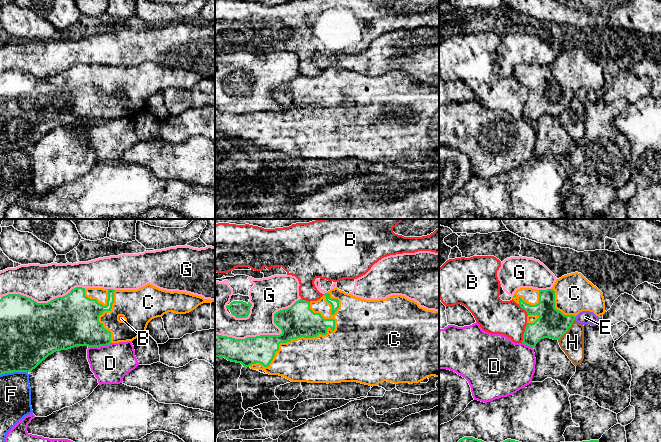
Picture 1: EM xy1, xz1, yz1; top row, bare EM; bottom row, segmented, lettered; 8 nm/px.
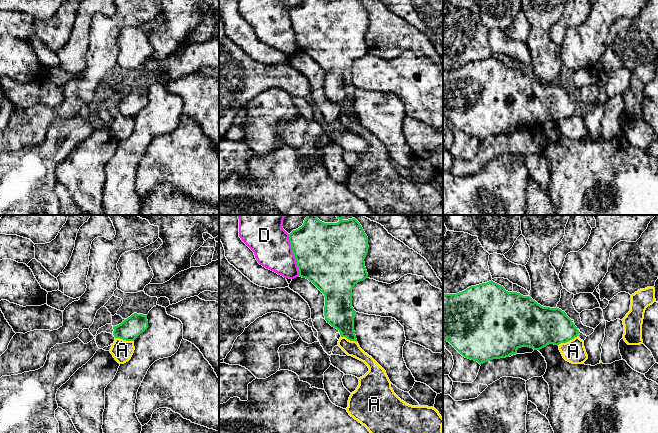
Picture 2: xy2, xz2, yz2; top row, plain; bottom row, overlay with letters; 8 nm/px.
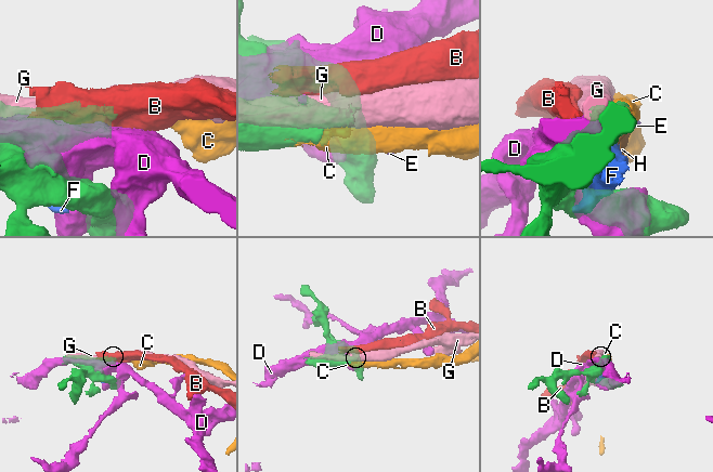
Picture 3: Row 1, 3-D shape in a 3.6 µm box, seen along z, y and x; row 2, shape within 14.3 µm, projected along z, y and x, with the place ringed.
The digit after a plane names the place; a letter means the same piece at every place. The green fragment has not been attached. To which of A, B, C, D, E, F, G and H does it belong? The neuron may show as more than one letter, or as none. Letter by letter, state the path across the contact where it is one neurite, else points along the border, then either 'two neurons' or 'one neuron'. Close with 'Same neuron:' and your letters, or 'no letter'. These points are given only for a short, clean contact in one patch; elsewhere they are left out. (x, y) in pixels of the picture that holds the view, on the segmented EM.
A: border along yz2 (577, 335), (558, 345); two neurons
B: two neurons
C: one neuron
D: two neurons
E: border along yz1 (576, 316), (574, 319); two neurons
F: two neurons
G: two neurons
H: two neurons
Same neuron: C

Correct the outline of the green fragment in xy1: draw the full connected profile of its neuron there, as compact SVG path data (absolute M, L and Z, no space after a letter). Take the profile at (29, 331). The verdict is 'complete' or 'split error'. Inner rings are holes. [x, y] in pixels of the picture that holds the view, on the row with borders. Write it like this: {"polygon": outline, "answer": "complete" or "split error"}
{"polygon": "M151 284L137 290L113 290L76 287L67 295L48 303L36 301L20 294L8 294L0 299L0 375L13 372L30 372L56 351L76 346L100 347L110 343L133 341L146 333L148 323L168 312L186 314L203 303L215 300L186 292L166 291Z", "answer": "split error"}

